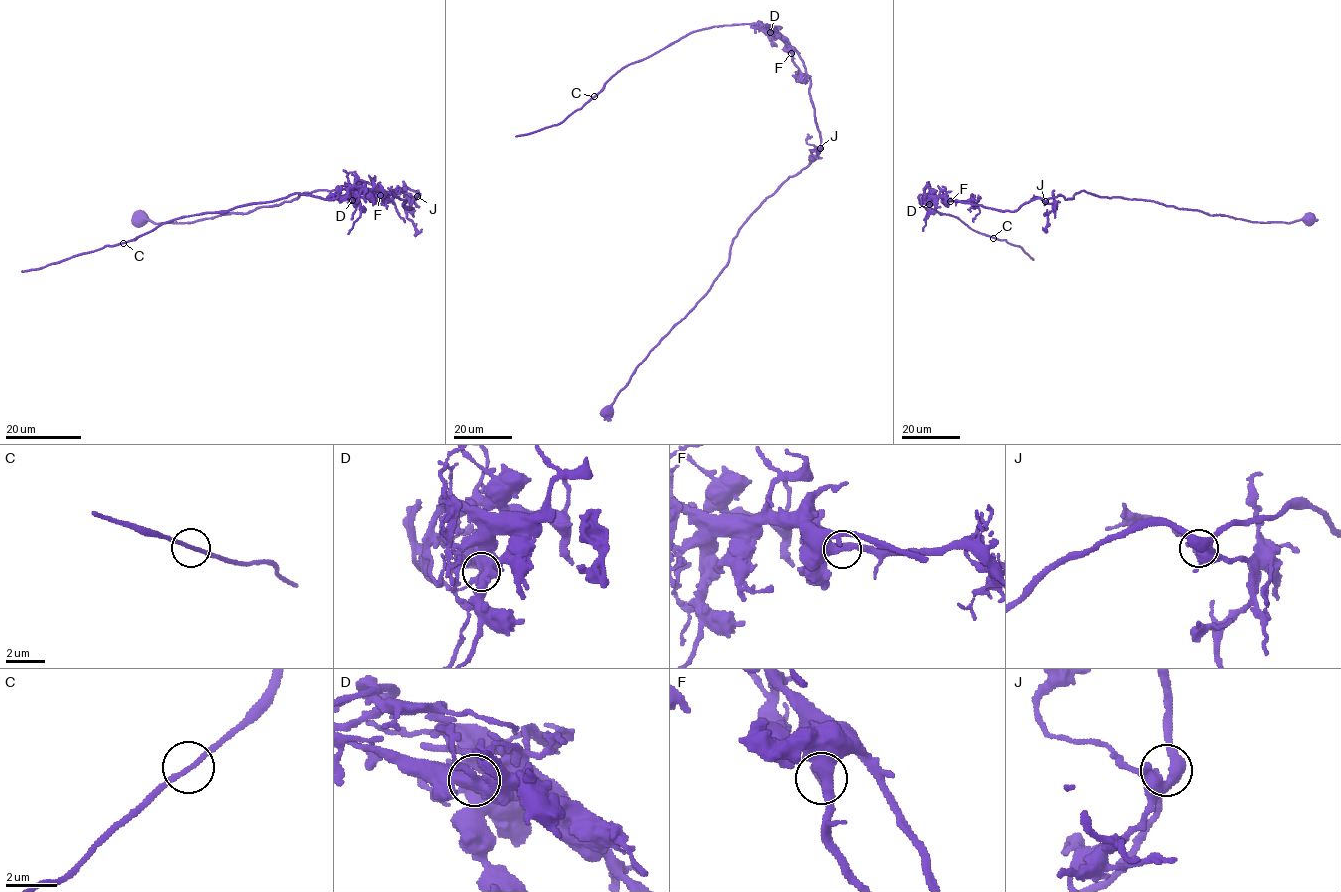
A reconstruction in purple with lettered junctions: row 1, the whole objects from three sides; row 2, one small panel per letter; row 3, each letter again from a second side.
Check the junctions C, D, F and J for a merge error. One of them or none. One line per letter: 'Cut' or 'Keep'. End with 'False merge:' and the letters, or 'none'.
C: Cut
D: Keep
F: Keep
J: Keep
False merge: C

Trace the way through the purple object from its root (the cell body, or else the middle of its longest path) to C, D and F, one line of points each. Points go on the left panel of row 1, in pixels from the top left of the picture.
C: (140, 217), (194, 222), (364, 182), (418, 193), (410, 208), (381, 190), (292, 193), (185, 216), (124, 243)
D: (140, 217), (155, 223), (194, 222), (364, 182), (380, 191), (418, 193), (410, 208), (381, 190), (352, 200)
F: (140, 217), (155, 223), (194, 222), (364, 182), (380, 191), (418, 193), (410, 208), (390, 192), (380, 195)

